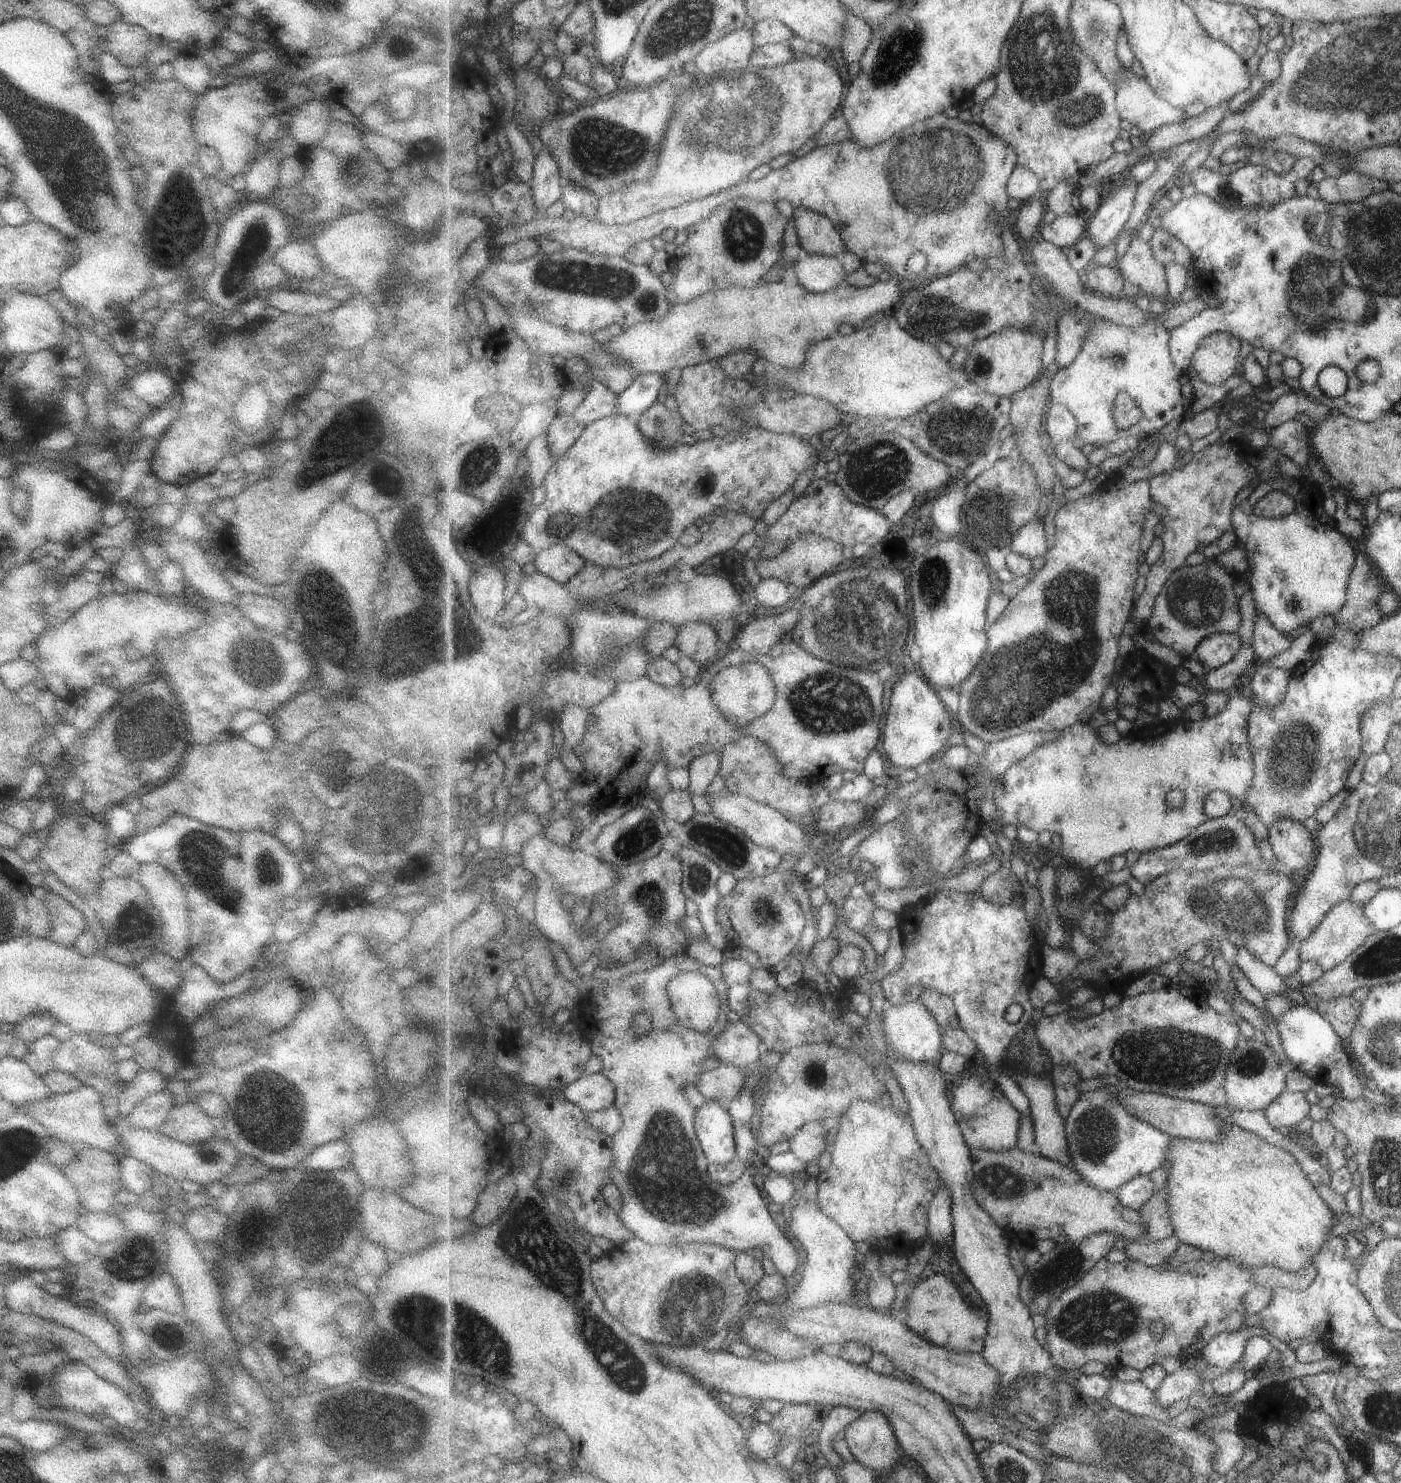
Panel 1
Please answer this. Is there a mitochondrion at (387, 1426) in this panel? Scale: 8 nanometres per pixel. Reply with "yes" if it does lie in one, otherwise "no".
yes

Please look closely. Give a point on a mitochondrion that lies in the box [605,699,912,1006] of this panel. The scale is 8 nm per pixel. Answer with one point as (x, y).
(728, 847)

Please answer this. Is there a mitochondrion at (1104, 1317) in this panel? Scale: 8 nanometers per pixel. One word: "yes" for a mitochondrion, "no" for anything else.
yes

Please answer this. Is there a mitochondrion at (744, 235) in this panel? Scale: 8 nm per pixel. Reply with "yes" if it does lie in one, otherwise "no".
yes

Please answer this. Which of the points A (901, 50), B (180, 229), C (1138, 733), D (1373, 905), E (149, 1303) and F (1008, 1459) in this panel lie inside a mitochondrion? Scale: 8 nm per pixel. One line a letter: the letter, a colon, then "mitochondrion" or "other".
A: mitochondrion
B: mitochondrion
C: other
D: other
E: other
F: mitochondrion

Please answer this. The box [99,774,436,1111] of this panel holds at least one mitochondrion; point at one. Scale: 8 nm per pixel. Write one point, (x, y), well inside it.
(200, 851)

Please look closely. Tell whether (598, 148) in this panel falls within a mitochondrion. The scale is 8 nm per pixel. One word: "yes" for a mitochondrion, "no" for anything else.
yes

